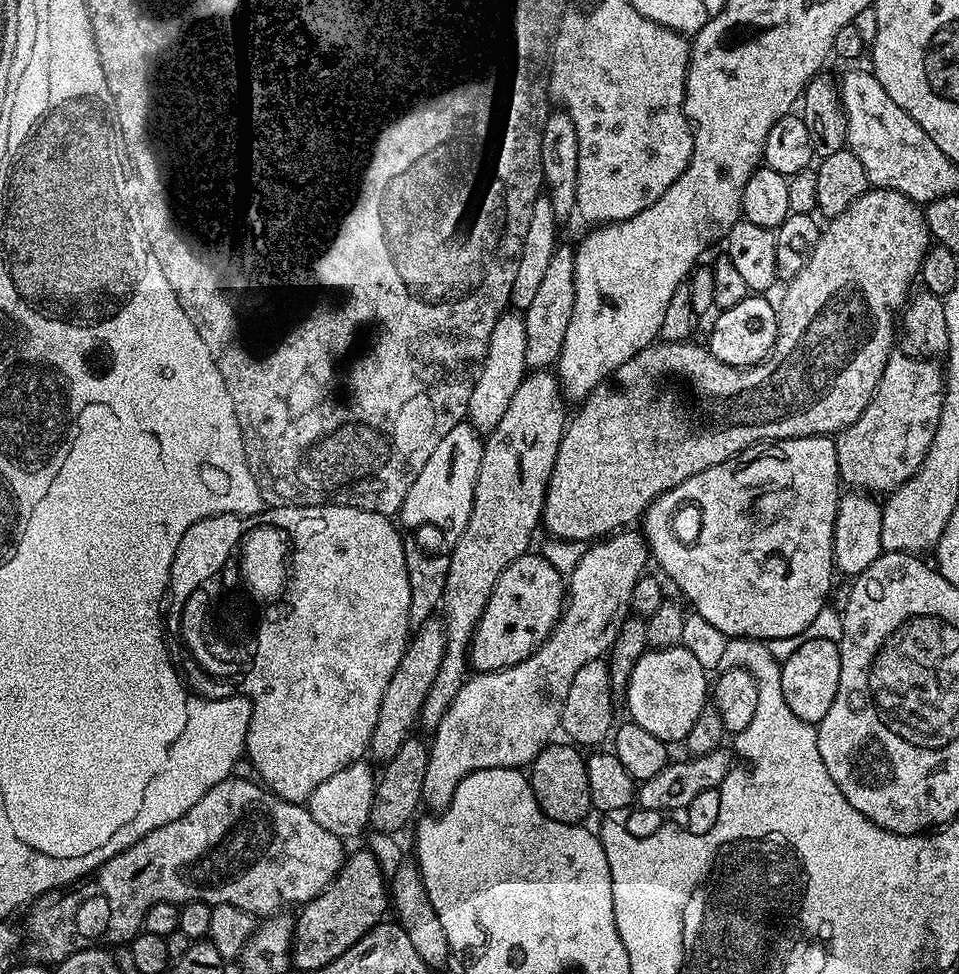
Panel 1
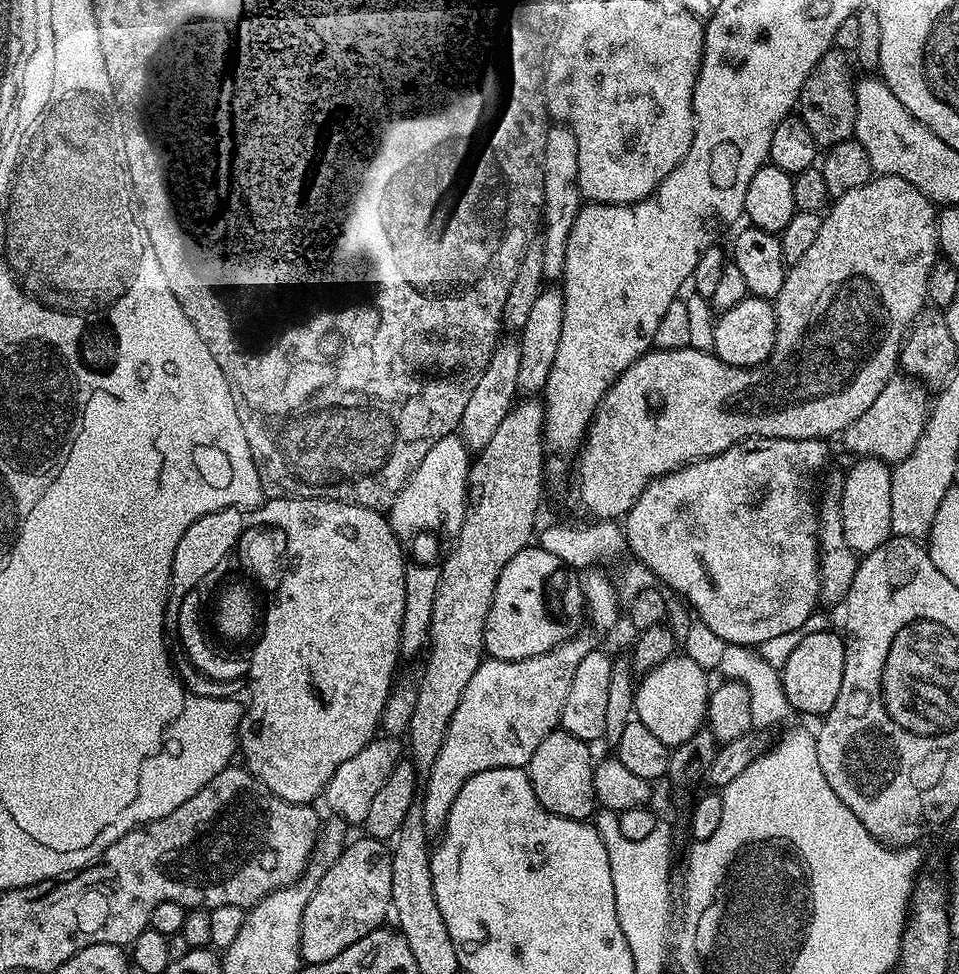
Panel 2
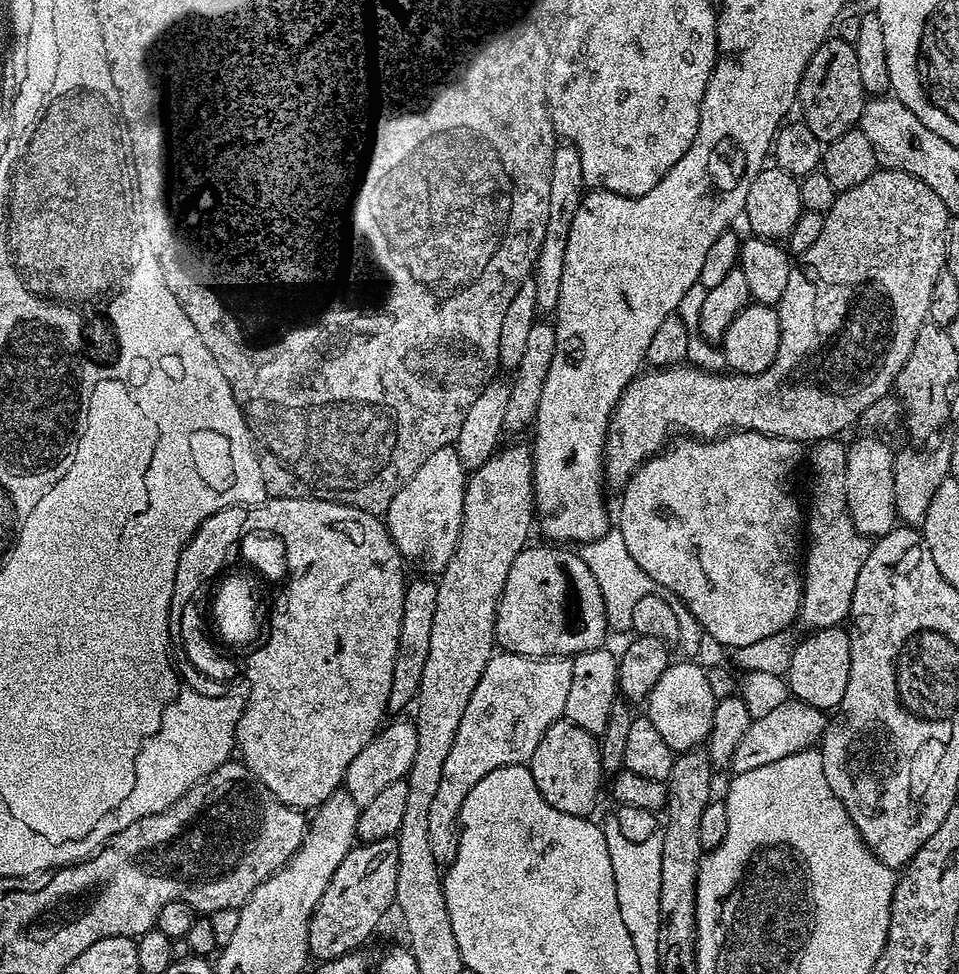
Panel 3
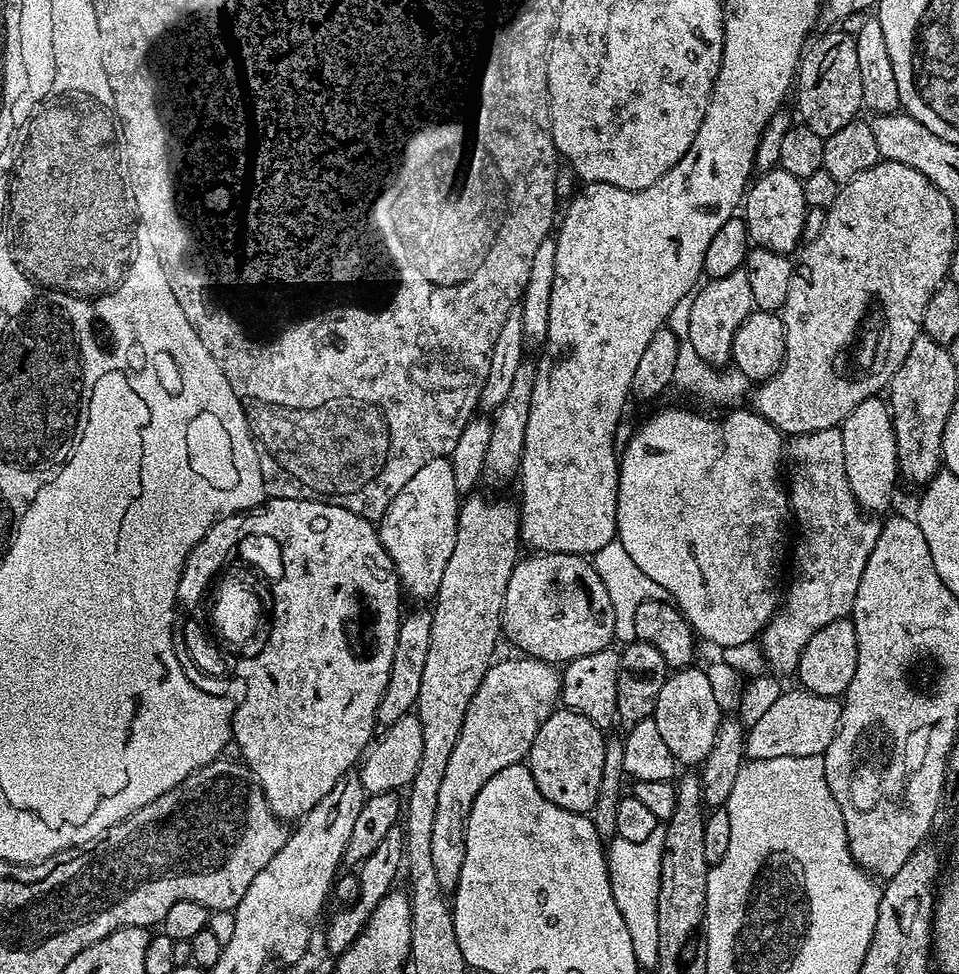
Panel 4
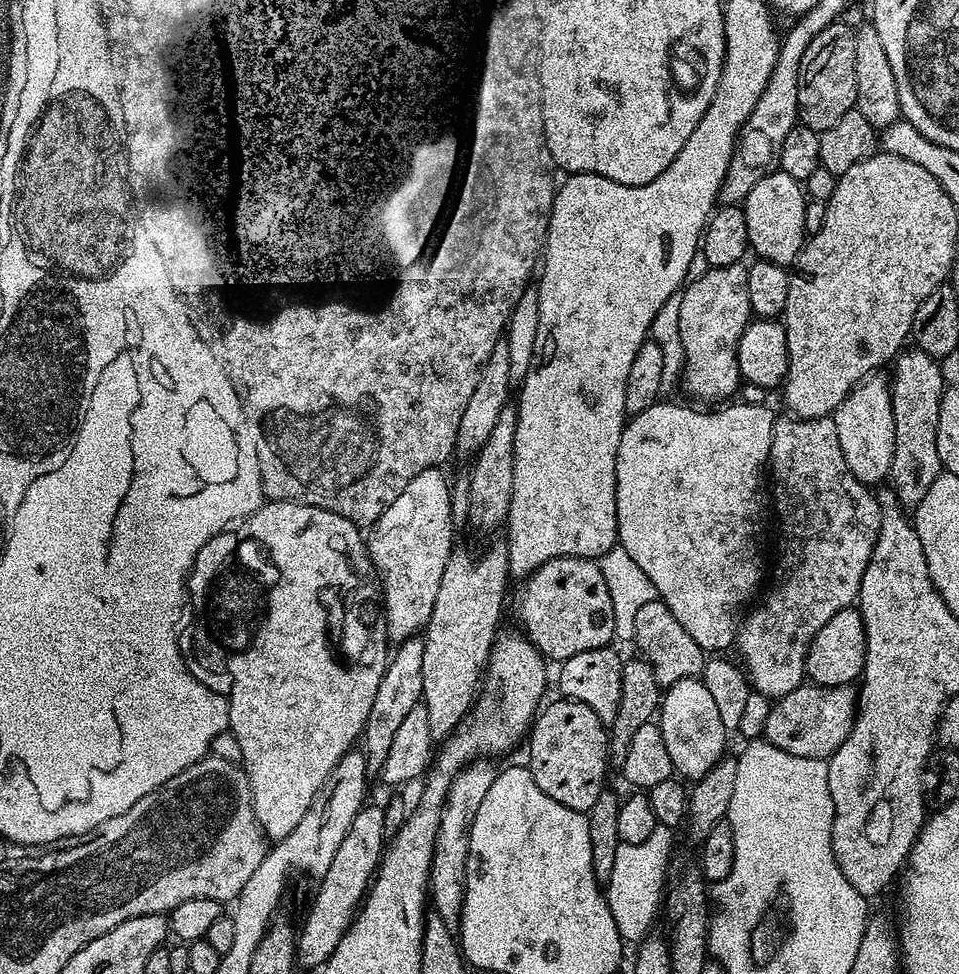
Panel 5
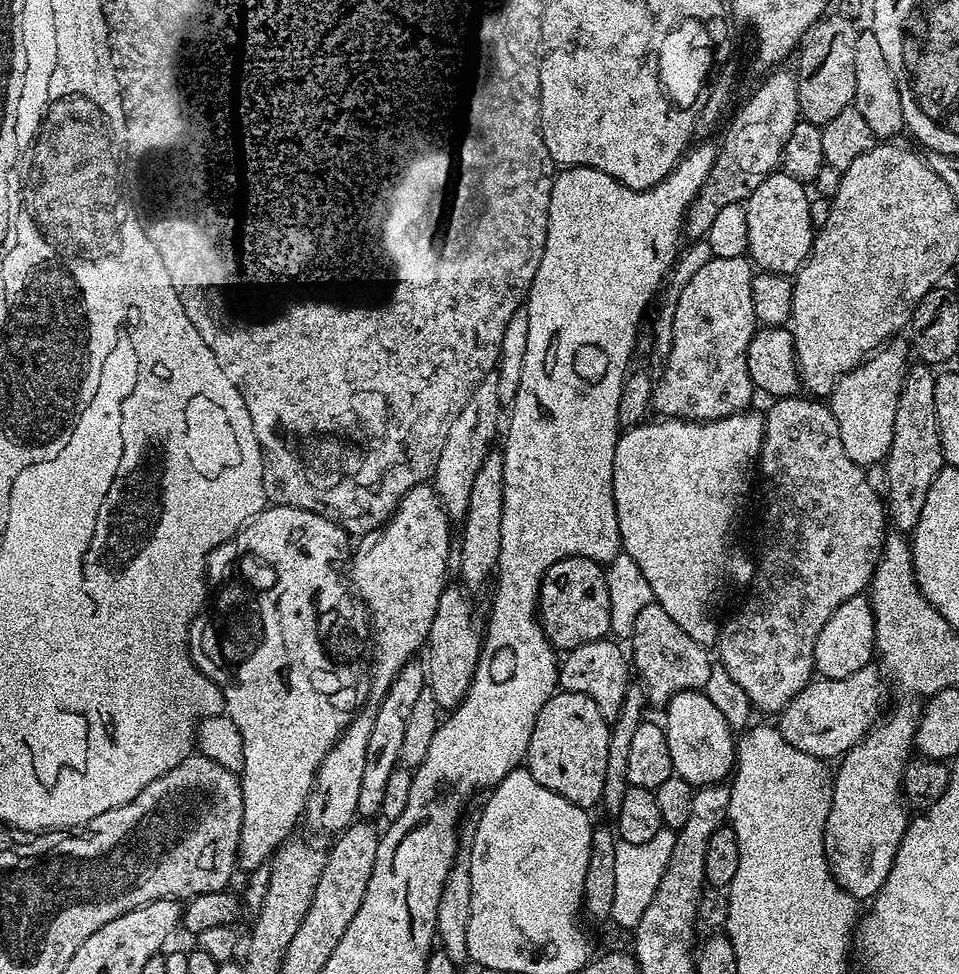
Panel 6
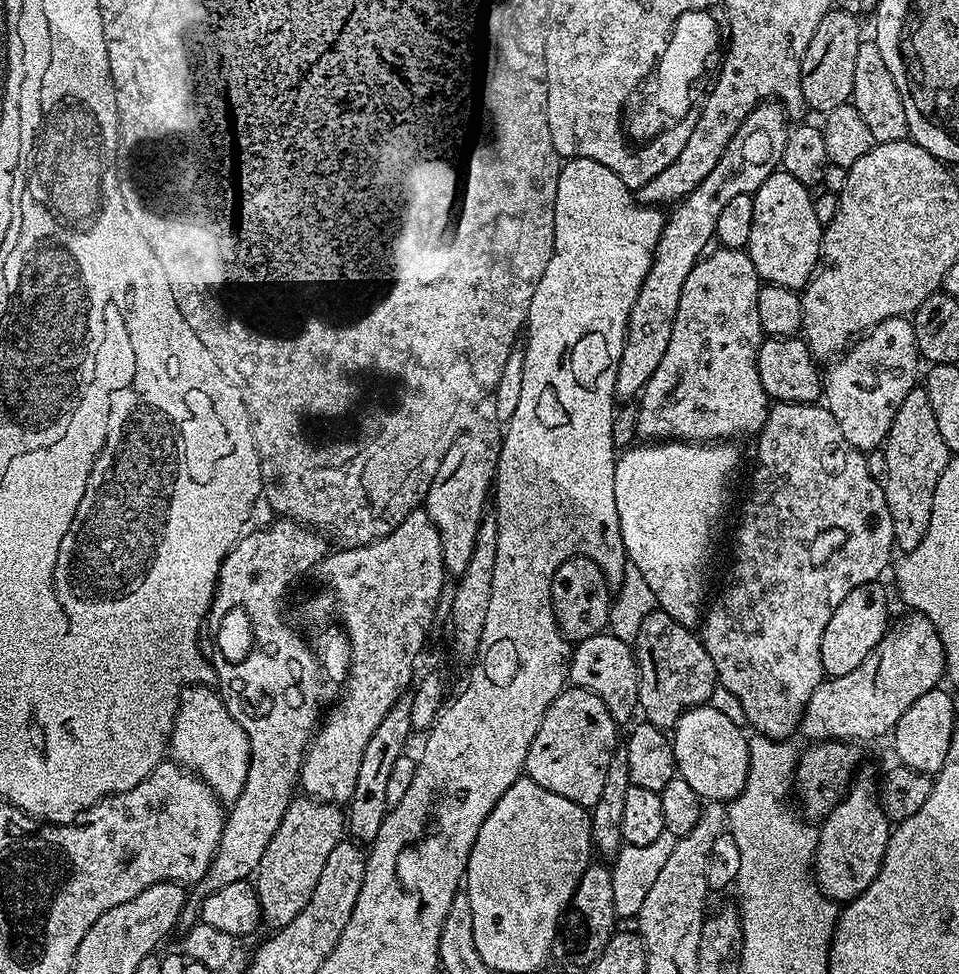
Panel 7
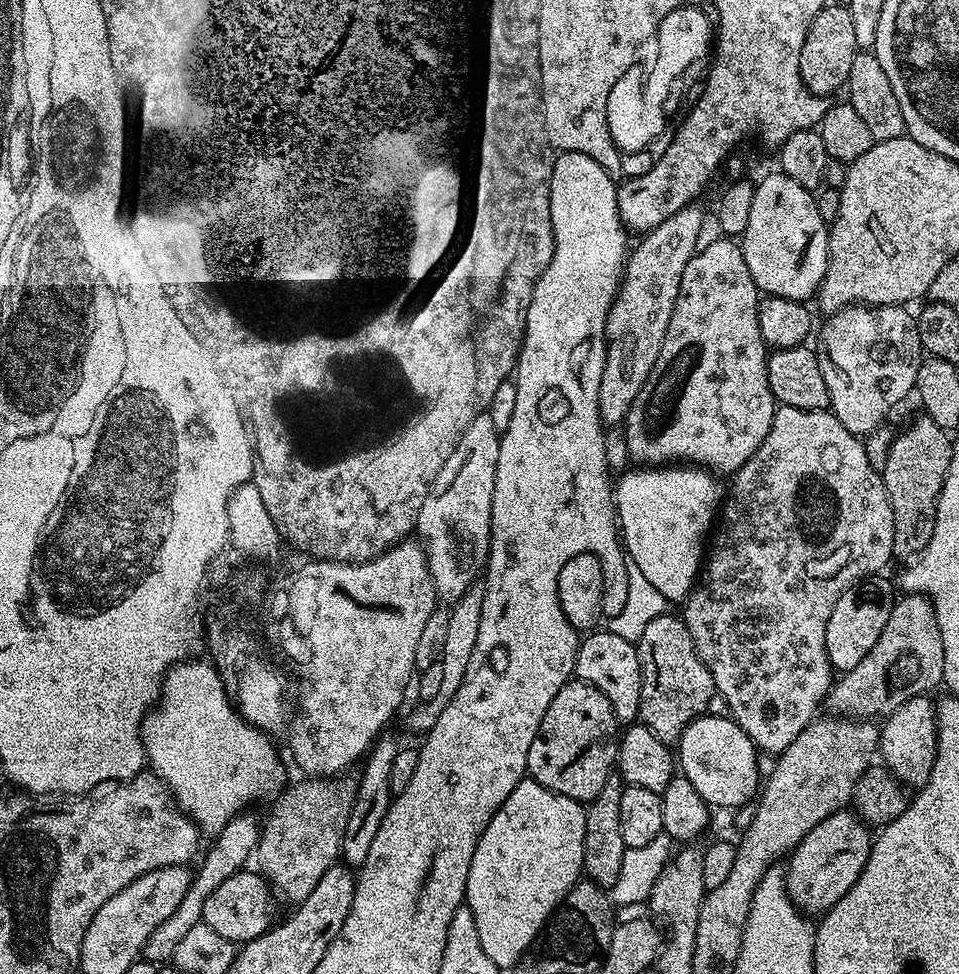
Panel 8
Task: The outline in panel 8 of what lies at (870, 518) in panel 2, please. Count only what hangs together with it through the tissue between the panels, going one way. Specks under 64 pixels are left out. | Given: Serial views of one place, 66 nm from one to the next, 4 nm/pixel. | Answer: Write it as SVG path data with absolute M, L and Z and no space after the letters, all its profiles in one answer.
M899 304L845 306L831 313L820 332L823 355L832 363L824 368L830 410L861 438L885 423L884 415L899 400L913 395L922 359L916 316Z

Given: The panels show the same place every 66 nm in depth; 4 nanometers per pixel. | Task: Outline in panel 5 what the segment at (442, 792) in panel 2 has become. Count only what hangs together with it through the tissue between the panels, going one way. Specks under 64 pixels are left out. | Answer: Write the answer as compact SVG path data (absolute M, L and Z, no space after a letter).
M484 758L477 759L467 768L461 768L454 778L446 802L440 807L438 834L432 846L432 872L428 875L430 902L436 906L435 915L440 916L442 922L453 930L460 927L464 905L466 862L470 858L470 830L474 826L474 814L478 814L478 806L482 806L482 798L486 798L486 790L490 790L498 771L497 765L487 762Z

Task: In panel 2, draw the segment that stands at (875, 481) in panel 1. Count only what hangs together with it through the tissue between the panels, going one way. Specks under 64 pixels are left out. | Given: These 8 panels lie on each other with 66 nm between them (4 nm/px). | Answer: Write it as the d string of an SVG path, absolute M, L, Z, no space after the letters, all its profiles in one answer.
M897 374L882 386L882 394L874 398L870 410L858 418L842 434L842 441L855 455L860 458L875 458L895 466L906 459L918 446L924 428L928 425L930 411L929 389L919 380L912 379L907 374Z

